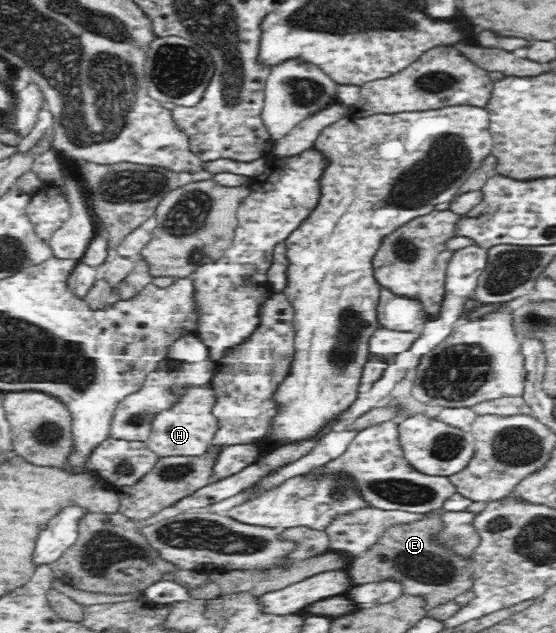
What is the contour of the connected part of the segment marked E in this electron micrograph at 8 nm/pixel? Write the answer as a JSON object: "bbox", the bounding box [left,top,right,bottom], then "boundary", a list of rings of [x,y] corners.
{"bbox":[347,507,472,611],"boundary":[[[444,507],[433,509],[426,514],[425,520],[413,522],[413,524],[397,524],[389,526],[381,538],[372,544],[363,555],[351,559],[347,571],[351,574],[355,584],[367,584],[367,582],[383,582],[383,580],[399,581],[403,586],[403,595],[420,596],[424,600],[424,609],[426,611],[445,604],[454,598],[472,588],[472,559],[471,557],[462,557],[457,553],[451,553],[449,547],[438,542],[436,538],[443,532],[445,524],[441,520],[441,514],[447,510]]]}

